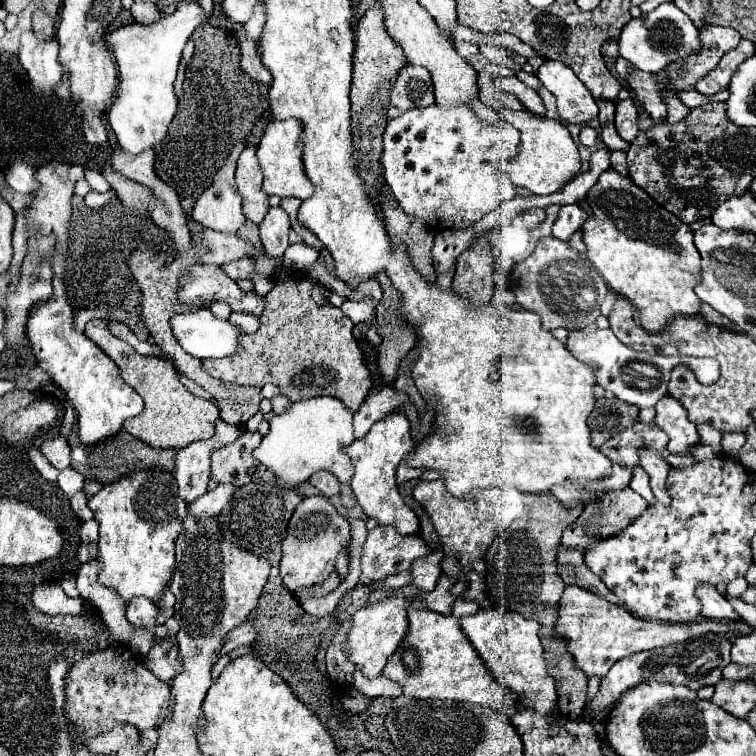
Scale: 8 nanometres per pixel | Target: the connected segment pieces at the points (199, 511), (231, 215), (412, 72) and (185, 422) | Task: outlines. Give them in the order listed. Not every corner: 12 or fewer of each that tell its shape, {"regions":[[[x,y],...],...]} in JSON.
{"regions":[[[219,484],[195,502],[189,512],[197,518],[217,516],[233,496],[235,486]],[[227,182],[197,198],[191,218],[235,234],[247,220],[239,192]],[[405,64],[391,82],[389,118],[435,104],[431,74]],[[105,320],[85,334],[145,408],[123,430],[179,450],[215,434],[219,408],[193,396],[173,362],[141,356]]]}

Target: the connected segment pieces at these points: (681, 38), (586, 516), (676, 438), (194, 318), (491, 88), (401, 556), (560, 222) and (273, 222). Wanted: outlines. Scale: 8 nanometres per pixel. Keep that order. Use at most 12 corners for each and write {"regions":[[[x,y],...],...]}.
{"regions":[[[673,2],[625,24],[619,54],[651,74],[701,52]],[[631,488],[583,504],[561,542],[583,552],[643,514]],[[671,396],[655,404],[667,450],[681,454],[699,440],[687,410]],[[209,308],[173,314],[181,348],[199,360],[223,358],[239,330]],[[479,72],[479,100],[495,108],[495,78]],[[377,526],[363,546],[361,582],[403,572],[429,548],[419,534]],[[577,204],[561,206],[553,236],[569,240],[589,214]],[[269,208],[259,236],[269,256],[283,256],[289,224],[287,212]]]}

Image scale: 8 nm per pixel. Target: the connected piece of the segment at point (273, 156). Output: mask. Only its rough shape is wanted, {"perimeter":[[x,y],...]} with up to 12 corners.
{"perimeter":[[271,120],[257,146],[263,192],[307,200],[301,122]]}

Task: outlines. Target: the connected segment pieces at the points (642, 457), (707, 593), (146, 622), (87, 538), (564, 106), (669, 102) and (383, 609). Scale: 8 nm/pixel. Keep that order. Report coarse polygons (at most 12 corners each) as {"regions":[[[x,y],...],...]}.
{"regions":[[[651,448],[639,450],[639,466],[649,474],[651,490],[667,504],[669,464]],[[701,586],[703,616],[739,620],[725,596],[715,586]],[[131,598],[125,616],[133,626],[155,630],[165,638],[167,630],[155,622],[159,608],[149,598]],[[89,520],[81,526],[83,542],[99,540],[99,524]],[[545,60],[535,76],[557,98],[561,122],[583,126],[599,108],[563,62]],[[663,92],[667,122],[675,124],[691,108],[687,108],[675,92]],[[407,600],[353,614],[347,658],[377,678],[407,632]]]}

